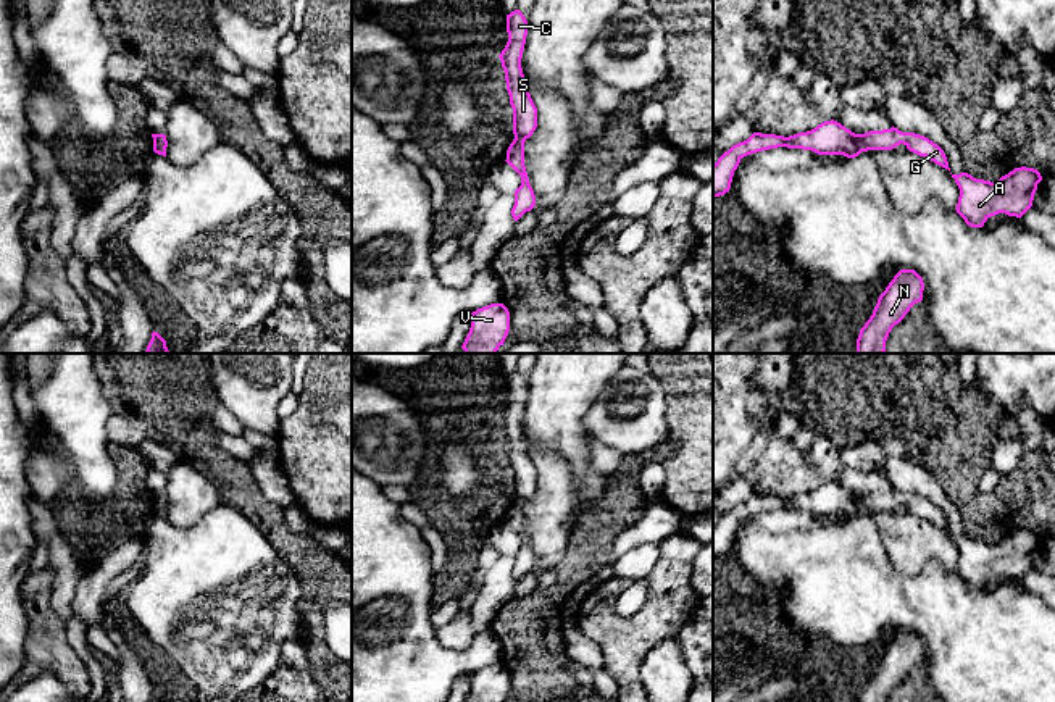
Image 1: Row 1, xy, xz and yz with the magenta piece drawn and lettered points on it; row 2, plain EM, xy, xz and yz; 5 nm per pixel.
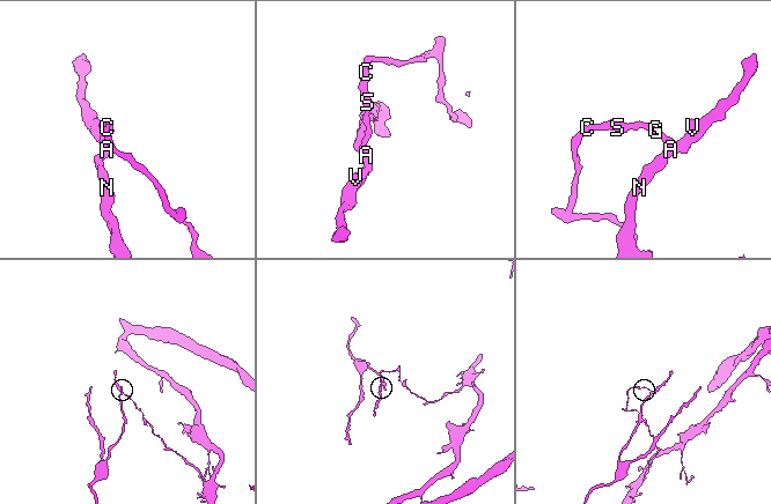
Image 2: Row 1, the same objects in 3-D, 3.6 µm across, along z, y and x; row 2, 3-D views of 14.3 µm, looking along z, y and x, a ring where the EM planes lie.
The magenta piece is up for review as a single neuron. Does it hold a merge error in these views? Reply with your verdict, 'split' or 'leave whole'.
split

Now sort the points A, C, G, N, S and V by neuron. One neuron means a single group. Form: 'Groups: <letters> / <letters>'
Groups: A G N V / C S

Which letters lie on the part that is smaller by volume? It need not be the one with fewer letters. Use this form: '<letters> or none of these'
A, G, N, V

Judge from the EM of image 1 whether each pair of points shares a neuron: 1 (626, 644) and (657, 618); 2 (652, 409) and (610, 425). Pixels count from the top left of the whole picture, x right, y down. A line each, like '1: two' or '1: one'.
1: one
2: one

